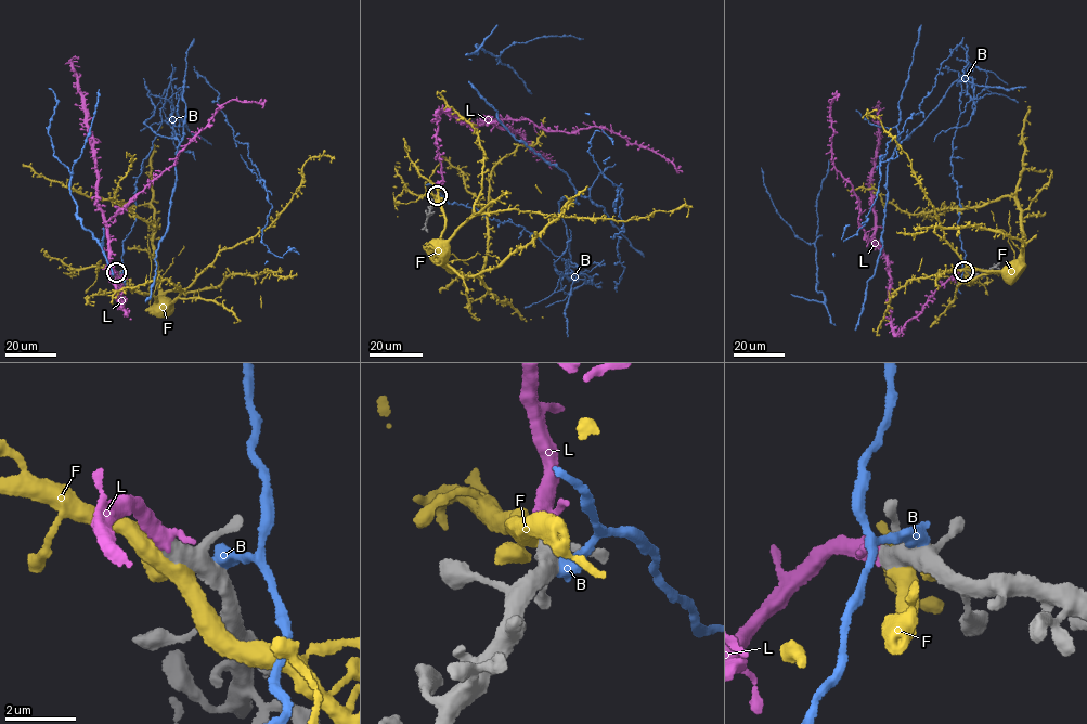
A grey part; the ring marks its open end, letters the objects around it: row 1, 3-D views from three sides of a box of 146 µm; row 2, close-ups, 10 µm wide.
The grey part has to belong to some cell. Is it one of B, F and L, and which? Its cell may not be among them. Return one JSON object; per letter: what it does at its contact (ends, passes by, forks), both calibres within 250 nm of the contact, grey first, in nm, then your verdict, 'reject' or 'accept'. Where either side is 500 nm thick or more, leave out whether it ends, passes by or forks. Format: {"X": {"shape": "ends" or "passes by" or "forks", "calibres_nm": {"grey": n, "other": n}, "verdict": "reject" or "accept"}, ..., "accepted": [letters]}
{"B": {"shape": "ends", "calibres_nm": {"grey": 400, "other": 480}, "verdict": "reject"}, "F": {"shape": "passes by", "calibres_nm": {"grey": 440, "other": 480}, "verdict": "reject"}, "L": {"shape": "ends", "calibres_nm": {"grey": 320, "other": 460}, "verdict": "accept"}, "accepted": ["L"]}

